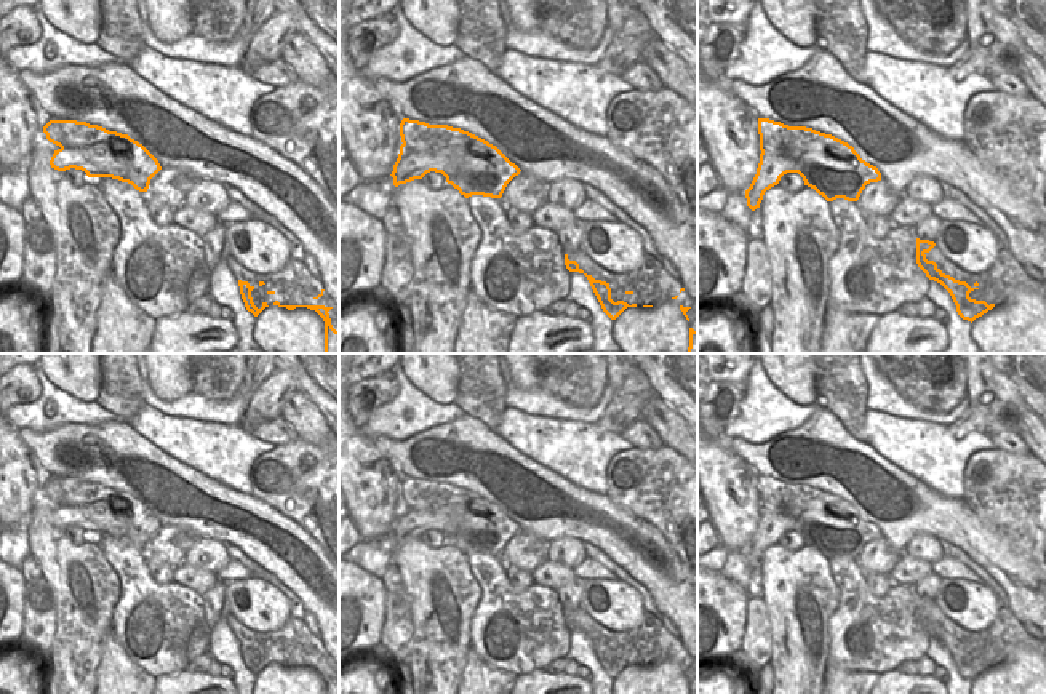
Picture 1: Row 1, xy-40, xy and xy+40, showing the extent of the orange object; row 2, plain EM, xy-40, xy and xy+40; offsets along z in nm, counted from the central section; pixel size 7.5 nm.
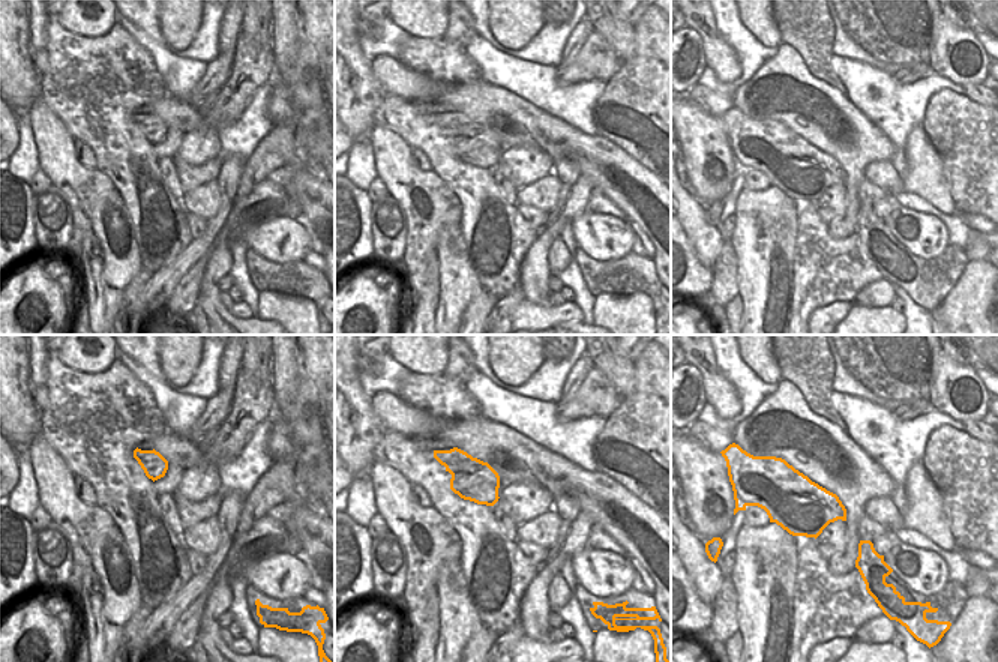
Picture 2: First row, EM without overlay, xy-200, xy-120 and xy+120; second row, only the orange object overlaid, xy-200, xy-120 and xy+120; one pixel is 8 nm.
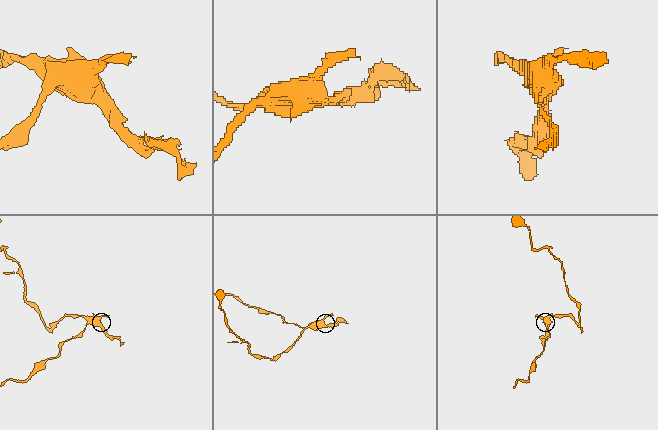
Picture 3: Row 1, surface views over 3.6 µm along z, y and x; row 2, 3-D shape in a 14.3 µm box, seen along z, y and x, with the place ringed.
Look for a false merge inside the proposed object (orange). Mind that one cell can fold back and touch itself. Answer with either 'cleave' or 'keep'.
cleave

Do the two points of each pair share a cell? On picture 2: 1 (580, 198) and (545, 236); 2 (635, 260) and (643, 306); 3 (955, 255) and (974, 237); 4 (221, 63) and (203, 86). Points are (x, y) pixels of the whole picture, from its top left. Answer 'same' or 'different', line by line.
1: same
2: different
3: different
4: same

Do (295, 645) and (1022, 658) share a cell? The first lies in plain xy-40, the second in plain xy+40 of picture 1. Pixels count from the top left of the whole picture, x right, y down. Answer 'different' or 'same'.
different

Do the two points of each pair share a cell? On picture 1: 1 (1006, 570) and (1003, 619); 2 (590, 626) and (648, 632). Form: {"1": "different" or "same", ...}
{"1": "different", "2": "same"}

